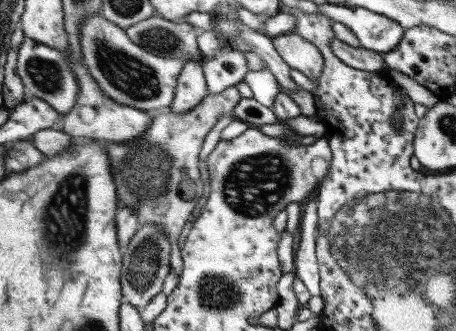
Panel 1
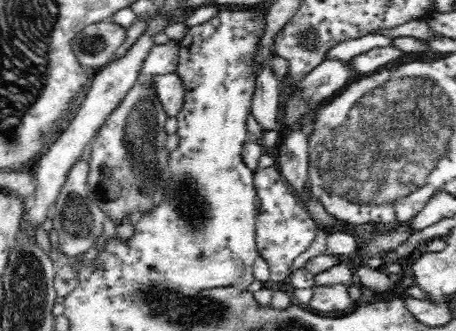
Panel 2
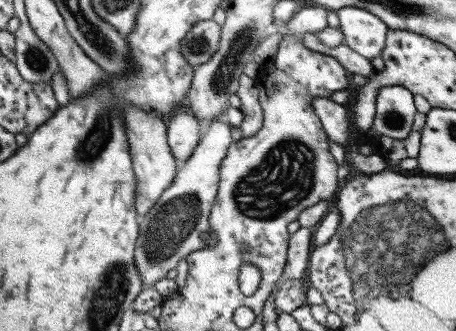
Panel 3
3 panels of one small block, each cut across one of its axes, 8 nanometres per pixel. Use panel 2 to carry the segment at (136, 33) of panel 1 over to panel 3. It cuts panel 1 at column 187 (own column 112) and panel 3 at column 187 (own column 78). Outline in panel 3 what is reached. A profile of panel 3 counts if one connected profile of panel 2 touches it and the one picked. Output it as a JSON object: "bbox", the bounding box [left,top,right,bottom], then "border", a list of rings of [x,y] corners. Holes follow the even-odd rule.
{"bbox":[179,20,221,66],"border":[[[213,20],[197,22],[179,42],[179,54],[191,66],[201,66],[217,52],[219,34],[221,34],[221,26],[217,26]]]}

